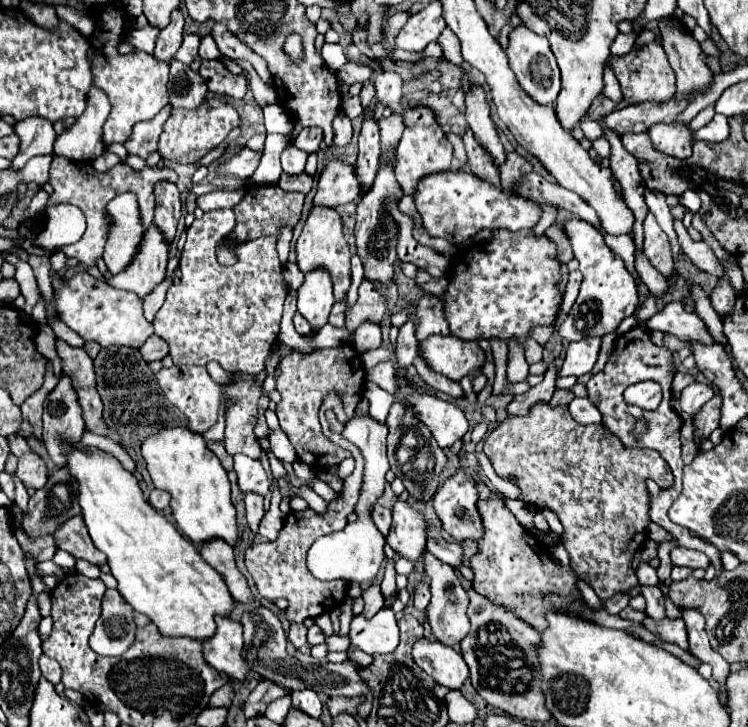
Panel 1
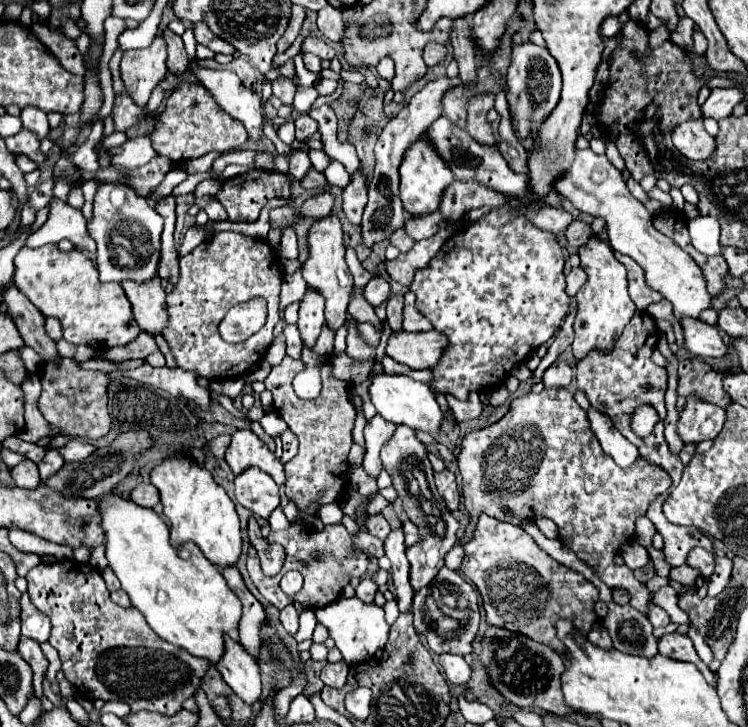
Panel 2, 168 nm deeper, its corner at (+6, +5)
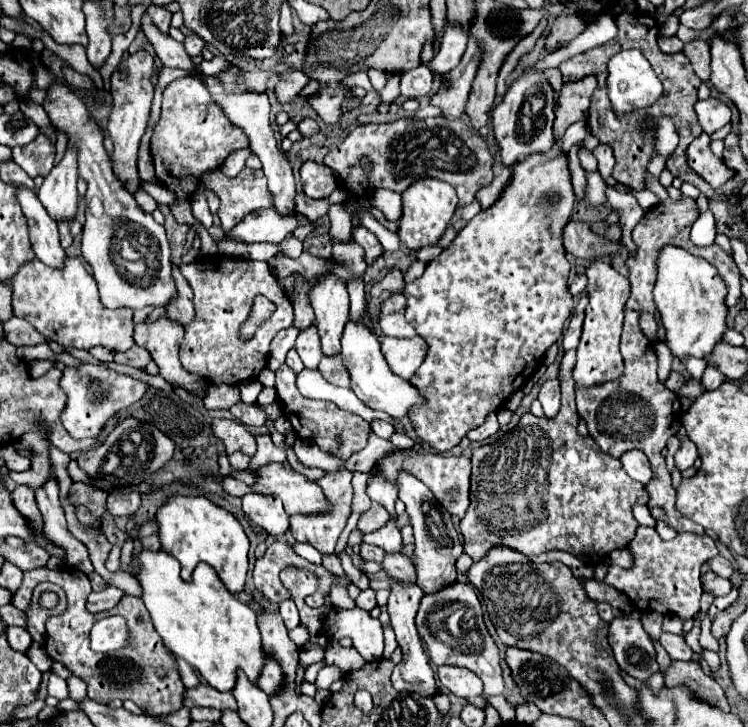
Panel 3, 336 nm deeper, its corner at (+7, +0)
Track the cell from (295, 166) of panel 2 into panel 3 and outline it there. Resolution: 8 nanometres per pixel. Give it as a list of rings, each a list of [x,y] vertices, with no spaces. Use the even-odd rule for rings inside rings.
[[[316,161],[302,163],[300,179],[302,179],[304,193],[312,199],[330,197],[330,193],[338,187],[336,173],[330,167],[326,167],[324,163],[316,163]]]

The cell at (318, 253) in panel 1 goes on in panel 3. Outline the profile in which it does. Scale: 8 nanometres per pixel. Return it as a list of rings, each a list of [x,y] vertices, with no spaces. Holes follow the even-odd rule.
[[[320,275],[308,291],[312,309],[316,313],[316,327],[322,341],[324,355],[340,353],[340,337],[348,323],[348,291],[338,275]]]

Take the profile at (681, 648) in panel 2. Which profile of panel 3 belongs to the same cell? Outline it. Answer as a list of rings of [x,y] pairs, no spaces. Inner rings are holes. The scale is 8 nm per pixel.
[[[672,661],[670,667],[664,673],[664,683],[668,687],[684,685],[688,687],[696,697],[720,707],[722,711],[730,711],[730,705],[726,701],[726,695],[722,687],[716,683],[714,677],[706,675],[698,661]]]

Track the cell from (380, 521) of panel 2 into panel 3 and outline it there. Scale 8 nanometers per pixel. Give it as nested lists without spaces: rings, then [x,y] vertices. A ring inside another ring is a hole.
[[[360,543],[360,555],[368,561],[378,561],[382,563],[382,557],[384,557],[384,551],[378,547],[378,545],[370,545],[370,543]]]

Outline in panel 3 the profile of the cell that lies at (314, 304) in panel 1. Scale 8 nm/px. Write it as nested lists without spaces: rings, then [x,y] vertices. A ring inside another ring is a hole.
[[[310,325],[310,327],[300,331],[300,335],[296,339],[296,351],[298,351],[300,359],[304,361],[304,365],[308,369],[316,369],[318,367],[320,359],[324,357],[324,353],[320,349],[320,337],[318,337],[316,325]]]

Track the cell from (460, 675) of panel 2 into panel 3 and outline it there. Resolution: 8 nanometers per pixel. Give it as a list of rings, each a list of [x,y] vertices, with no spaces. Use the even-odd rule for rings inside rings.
[[[444,665],[444,667],[438,667],[438,679],[456,697],[468,699],[468,697],[482,695],[480,677],[472,675],[472,671],[468,671],[468,669]]]

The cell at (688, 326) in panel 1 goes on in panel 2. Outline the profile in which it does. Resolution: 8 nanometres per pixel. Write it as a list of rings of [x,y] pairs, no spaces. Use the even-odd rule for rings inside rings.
[[[685,318],[683,320],[683,334],[685,334],[685,348],[703,358],[723,358],[727,354],[727,346],[719,336],[715,326],[709,326],[701,320]]]

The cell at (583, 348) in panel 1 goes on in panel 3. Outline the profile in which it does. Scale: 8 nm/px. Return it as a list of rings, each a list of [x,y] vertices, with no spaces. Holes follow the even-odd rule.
[[[558,379],[544,381],[540,387],[540,393],[538,393],[538,401],[544,407],[546,417],[556,417],[556,413],[560,409],[560,381]]]

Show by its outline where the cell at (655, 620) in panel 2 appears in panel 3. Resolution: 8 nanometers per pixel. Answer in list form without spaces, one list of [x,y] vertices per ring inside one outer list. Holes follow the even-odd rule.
[[[662,633],[660,635],[660,643],[662,647],[668,651],[668,655],[672,659],[690,659],[692,657],[692,649],[684,643],[684,635],[674,635],[674,633]]]

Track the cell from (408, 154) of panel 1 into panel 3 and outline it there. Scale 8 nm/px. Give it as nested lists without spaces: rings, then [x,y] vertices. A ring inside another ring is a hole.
[[[422,177],[416,183],[412,183],[404,193],[402,193],[402,217],[400,217],[400,229],[398,237],[408,249],[418,249],[424,245],[436,245],[436,241],[442,237],[446,225],[450,223],[454,209],[458,205],[458,197],[452,185],[438,181],[438,179],[428,179]]]

